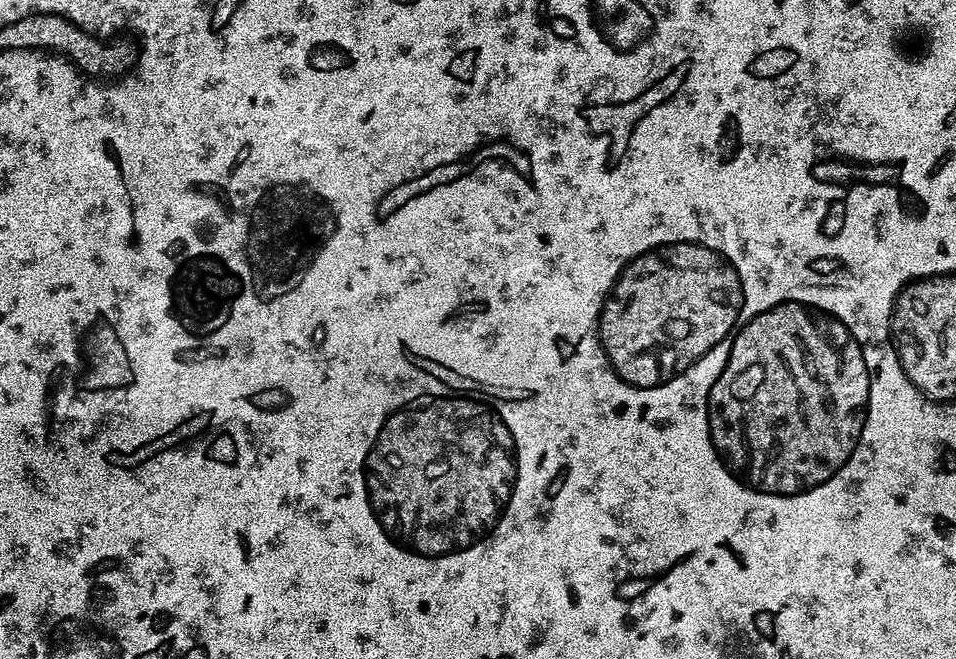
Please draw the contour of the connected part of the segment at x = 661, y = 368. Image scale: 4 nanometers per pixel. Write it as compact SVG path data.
M667 244L665 248L658 248L655 252L639 256L638 259L632 261L621 274L620 279L615 280L613 284L608 284L608 292L604 292L604 296L600 296L600 308L596 308L596 344L600 344L600 356L604 356L604 368L608 368L608 372L612 372L612 376L616 376L616 380L620 380L620 384L624 384L624 388L632 388L632 392L660 392L660 388L672 388L672 384L676 384L676 380L684 380L684 376L688 376L688 372L696 372L696 368L700 368L700 364L704 364L704 360L708 360L708 356L712 356L712 352L716 352L716 348L724 348L724 344L732 344L732 340L736 340L736 336L740 336L740 328L744 328L744 308L748 308L748 284L743 284L743 282L728 284L728 267L731 265L732 263L722 254L704 248L701 244Z

